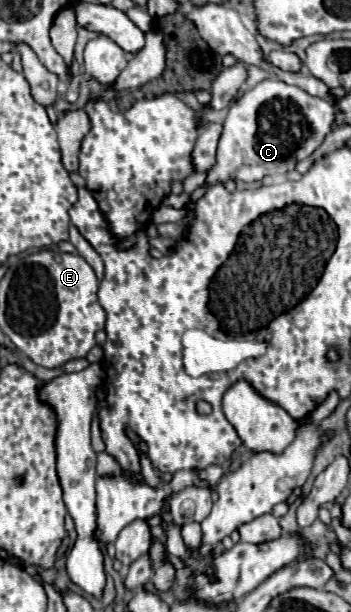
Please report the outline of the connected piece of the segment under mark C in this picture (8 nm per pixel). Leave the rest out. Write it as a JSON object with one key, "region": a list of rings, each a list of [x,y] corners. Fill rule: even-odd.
{"region":[[[264,79],[246,91],[230,107],[216,153],[216,165],[208,171],[208,183],[240,179],[244,183],[262,181],[266,175],[294,171],[300,161],[310,157],[334,127],[334,105],[308,95],[296,85],[280,79]]]}

